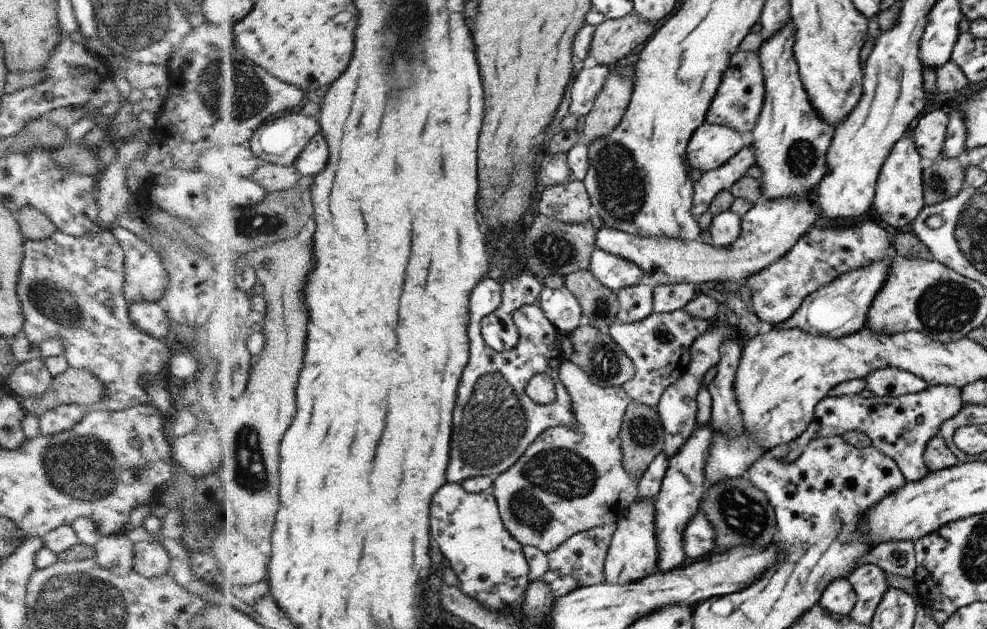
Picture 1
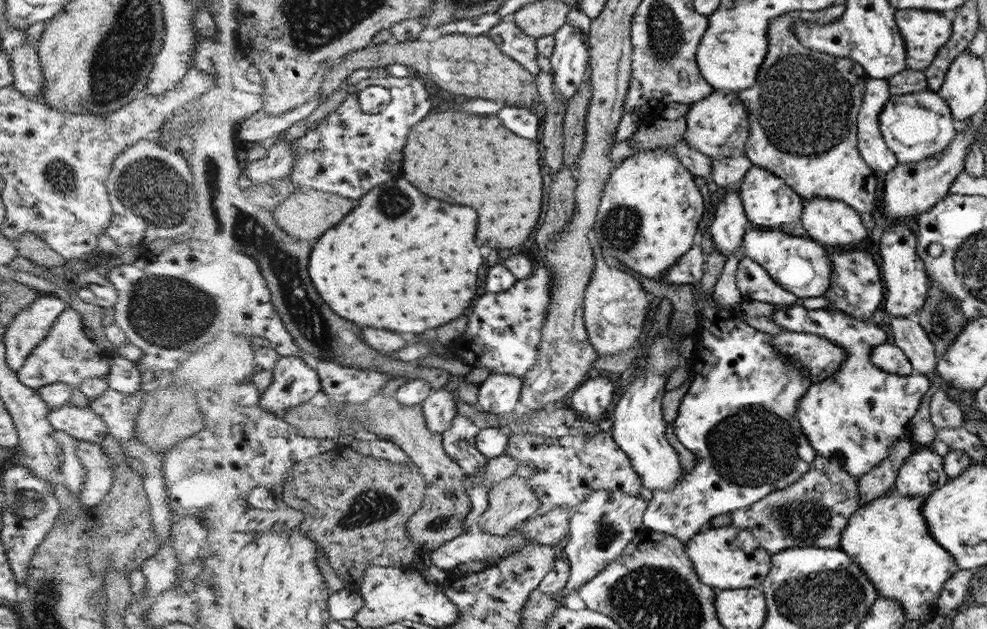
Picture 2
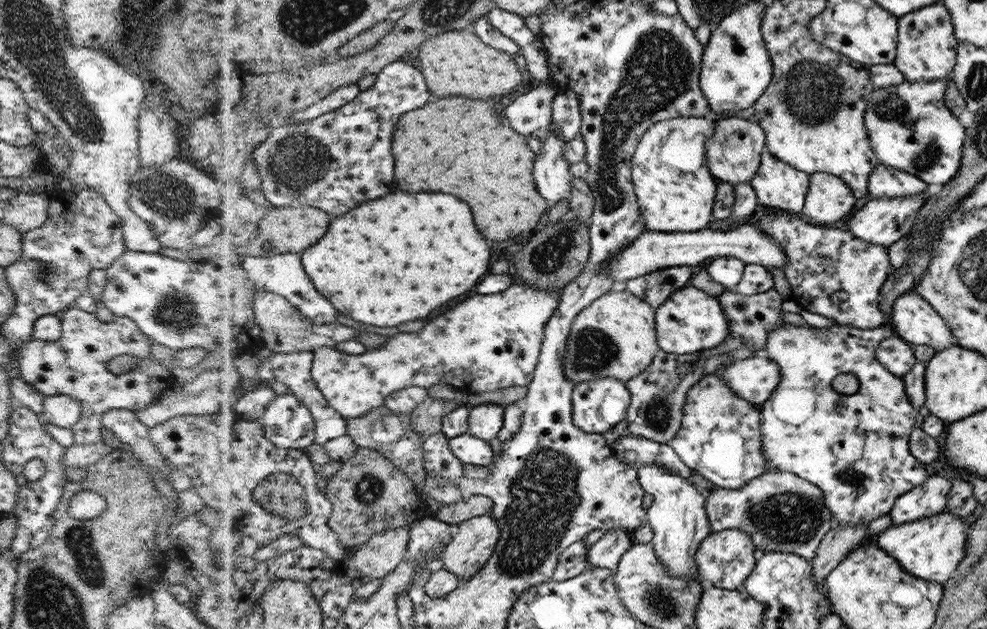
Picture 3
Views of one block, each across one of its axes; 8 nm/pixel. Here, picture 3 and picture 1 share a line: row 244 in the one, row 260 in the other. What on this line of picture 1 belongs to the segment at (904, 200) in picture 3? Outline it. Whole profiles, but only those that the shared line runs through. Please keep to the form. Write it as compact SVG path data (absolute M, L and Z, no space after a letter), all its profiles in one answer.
M892 254L881 261L871 262L867 267L845 272L832 283L825 284L805 299L801 308L788 320L770 328L800 329L817 337L834 339L857 333L865 326L869 308L892 272Z

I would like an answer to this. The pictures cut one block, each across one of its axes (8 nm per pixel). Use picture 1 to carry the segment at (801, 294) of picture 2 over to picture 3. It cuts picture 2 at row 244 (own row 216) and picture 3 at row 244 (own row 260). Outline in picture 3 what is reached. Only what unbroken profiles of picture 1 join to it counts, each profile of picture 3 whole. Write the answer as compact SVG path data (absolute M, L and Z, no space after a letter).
M739 222L728 231L715 231L707 228L696 232L658 232L646 230L629 246L621 248L615 258L607 262L607 277L613 280L613 290L622 291L626 281L644 276L649 272L673 266L699 268L715 257L742 259L745 263L765 266L768 269L783 268L786 262L781 246L759 230L759 228Z

